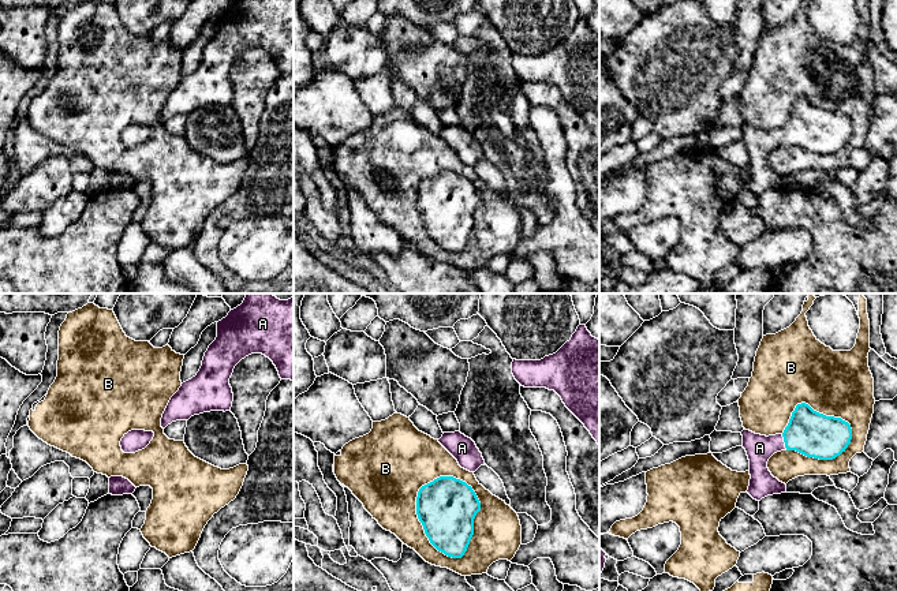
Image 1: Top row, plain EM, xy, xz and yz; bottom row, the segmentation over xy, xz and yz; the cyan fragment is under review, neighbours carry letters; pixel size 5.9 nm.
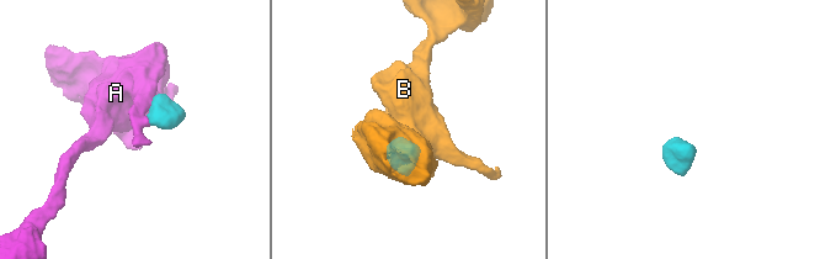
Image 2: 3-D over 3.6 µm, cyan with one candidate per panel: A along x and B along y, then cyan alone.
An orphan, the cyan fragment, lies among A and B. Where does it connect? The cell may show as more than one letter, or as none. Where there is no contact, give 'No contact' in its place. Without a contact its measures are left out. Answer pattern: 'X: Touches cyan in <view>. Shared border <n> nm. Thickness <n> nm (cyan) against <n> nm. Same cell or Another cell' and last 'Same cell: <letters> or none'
A: Touches cyan in yz. Shared border 100 nm. Thickness 260 nm (cyan) against 160 nm. Same cell
B: Touches cyan in xz. Shared border 500 nm. Thickness 360 nm (cyan) against 280 nm. Another cell
Same cell: A

